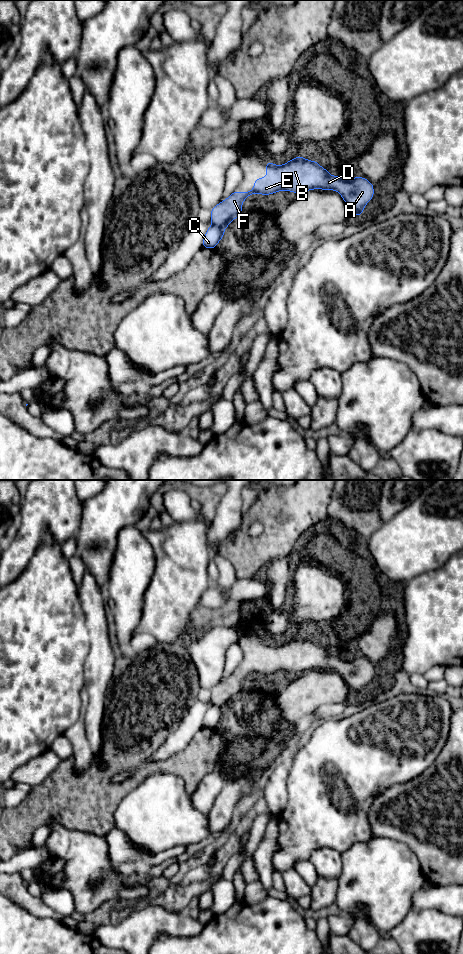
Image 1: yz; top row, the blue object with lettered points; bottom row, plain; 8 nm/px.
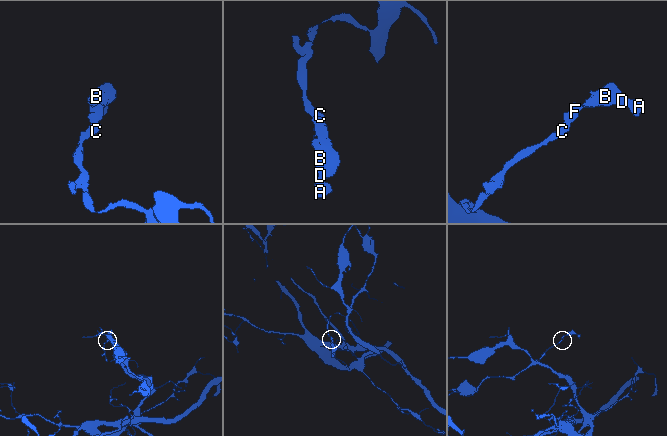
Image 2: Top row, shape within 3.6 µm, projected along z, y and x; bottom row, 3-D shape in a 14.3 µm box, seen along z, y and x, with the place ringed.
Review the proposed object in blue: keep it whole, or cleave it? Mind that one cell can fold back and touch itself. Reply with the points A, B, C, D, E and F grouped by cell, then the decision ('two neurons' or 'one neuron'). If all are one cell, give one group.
A B D E F / C | two neurons

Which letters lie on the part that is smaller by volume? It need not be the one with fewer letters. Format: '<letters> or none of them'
A, B, D, E, F

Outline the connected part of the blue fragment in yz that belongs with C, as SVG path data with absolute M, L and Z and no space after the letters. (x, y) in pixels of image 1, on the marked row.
M211 225L204 235L201 248L215 249L216 245L224 237L224 233L224 228Z

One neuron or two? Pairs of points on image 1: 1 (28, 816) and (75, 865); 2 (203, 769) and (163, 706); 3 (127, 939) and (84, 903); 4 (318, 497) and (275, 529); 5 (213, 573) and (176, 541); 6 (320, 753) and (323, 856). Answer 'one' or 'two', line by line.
1: two
2: one
3: two
4: one
5: two
6: two

